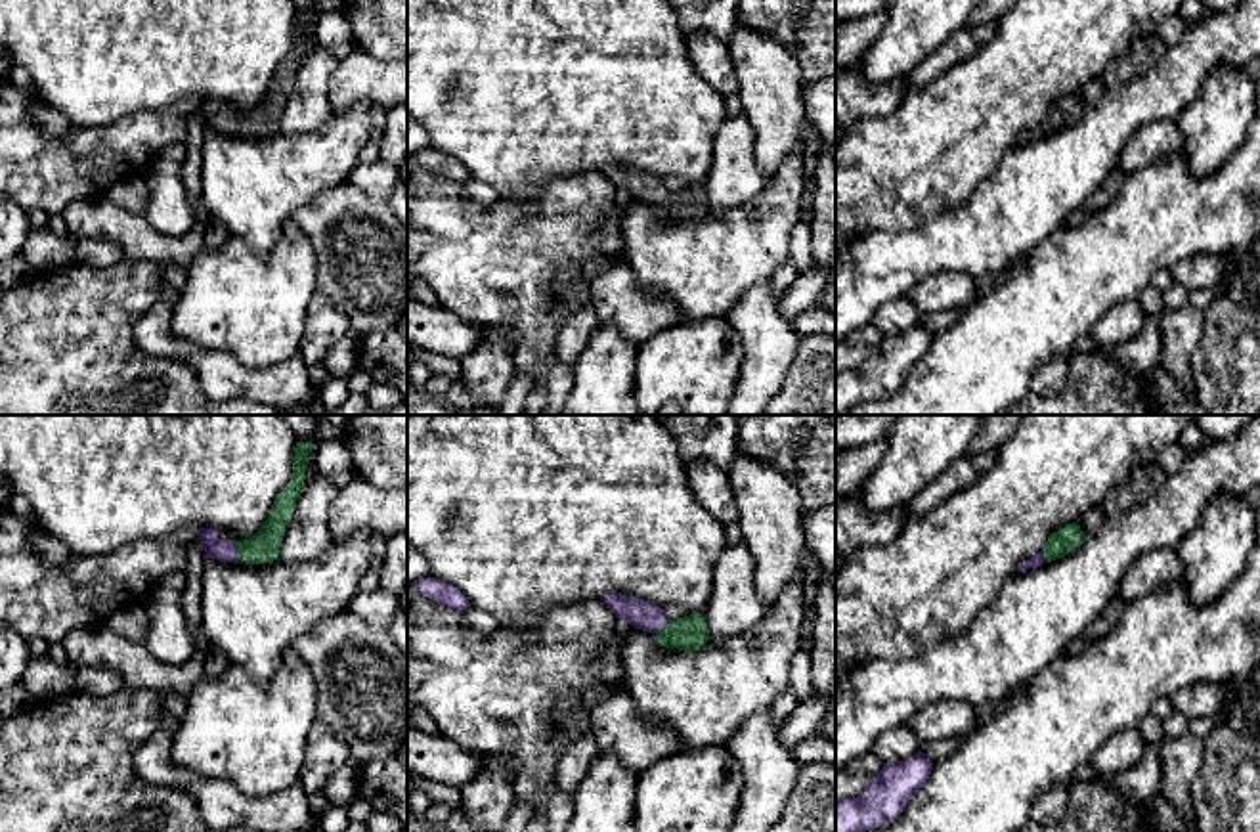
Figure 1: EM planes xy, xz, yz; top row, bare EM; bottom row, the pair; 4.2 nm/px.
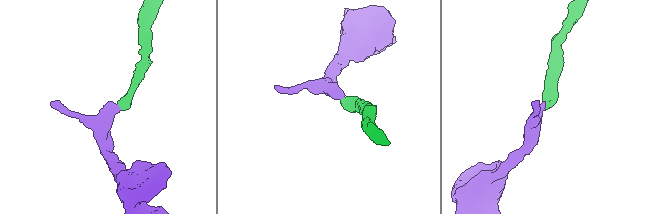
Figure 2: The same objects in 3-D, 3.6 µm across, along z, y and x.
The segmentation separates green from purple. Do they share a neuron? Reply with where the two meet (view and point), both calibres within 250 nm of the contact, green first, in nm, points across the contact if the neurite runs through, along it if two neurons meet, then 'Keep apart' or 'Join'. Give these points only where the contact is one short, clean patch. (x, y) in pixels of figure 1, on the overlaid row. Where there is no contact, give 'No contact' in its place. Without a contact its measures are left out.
Touches green at xy (238, 551). Thickness 130 nm (green) against 90 nm. Path across: xy (262, 547), (238, 551), (224, 551). Join

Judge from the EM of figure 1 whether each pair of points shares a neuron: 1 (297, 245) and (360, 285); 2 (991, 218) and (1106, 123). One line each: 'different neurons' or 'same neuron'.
1: different neurons
2: same neuron

